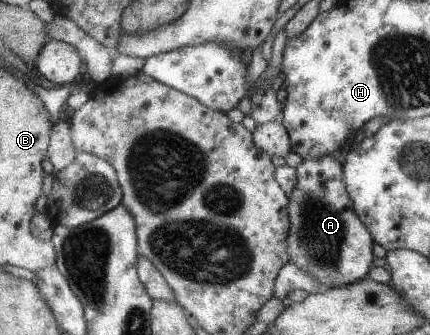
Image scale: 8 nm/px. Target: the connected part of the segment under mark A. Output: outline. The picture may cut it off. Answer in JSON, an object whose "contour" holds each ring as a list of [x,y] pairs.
{"contour":[[[334,156],[303,160],[297,166],[298,184],[289,197],[292,228],[288,237],[291,262],[326,288],[348,286],[368,278],[374,262],[375,237],[360,220],[344,182],[344,166]]]}

